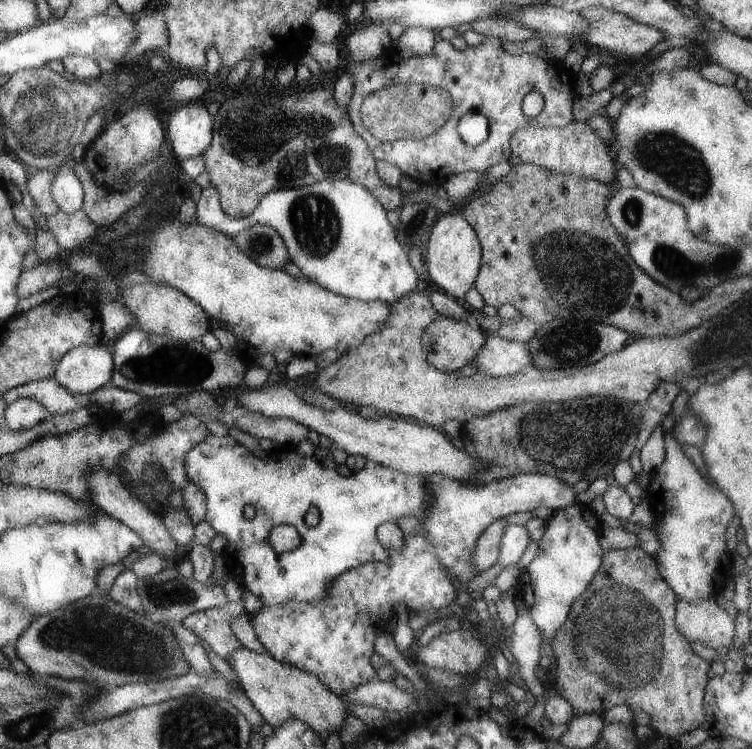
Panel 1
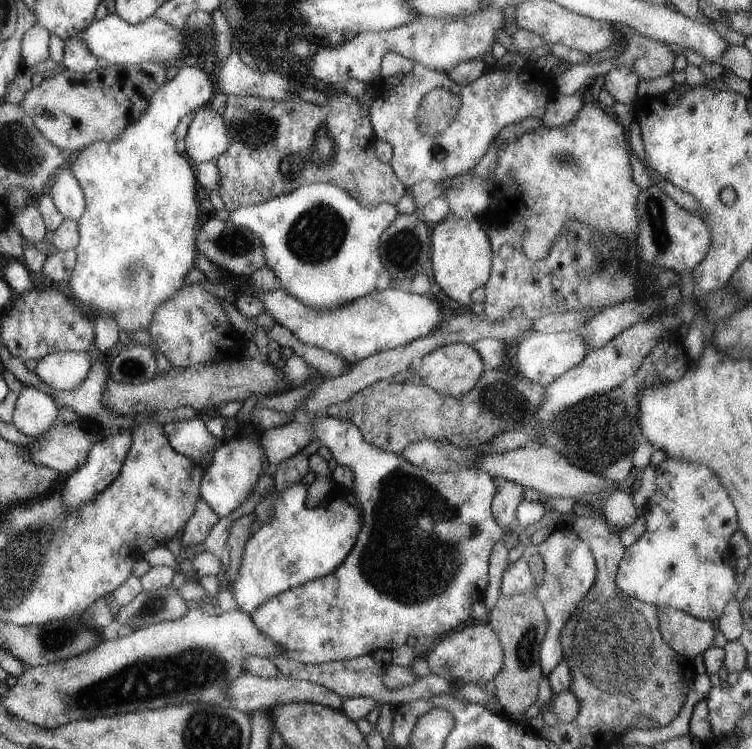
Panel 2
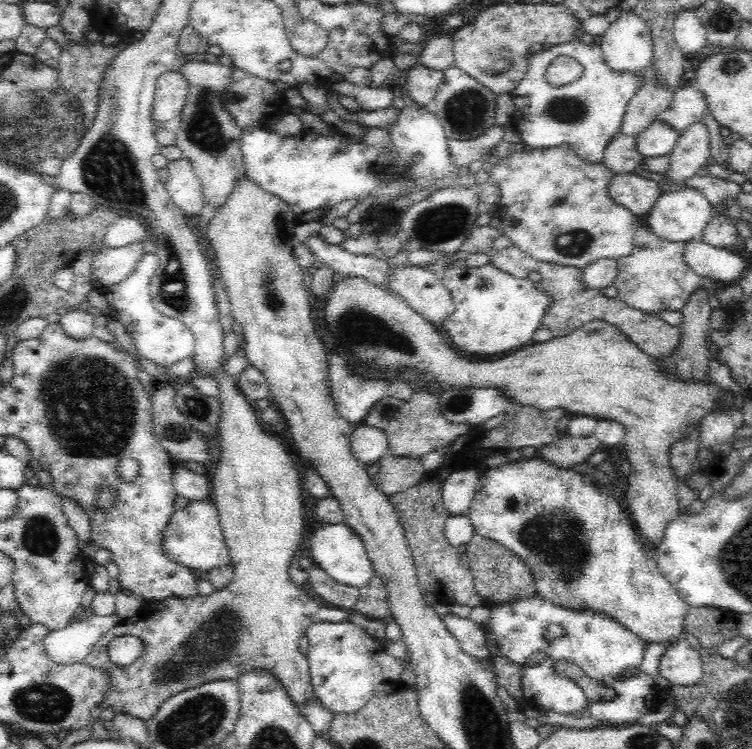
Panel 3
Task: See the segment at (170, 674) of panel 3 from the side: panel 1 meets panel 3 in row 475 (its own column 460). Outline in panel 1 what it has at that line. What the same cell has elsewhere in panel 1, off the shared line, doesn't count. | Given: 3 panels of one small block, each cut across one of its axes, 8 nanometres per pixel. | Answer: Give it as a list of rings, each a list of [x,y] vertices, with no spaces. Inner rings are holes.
[[[459,210],[442,213],[437,217],[429,232],[428,248],[426,248],[426,272],[432,282],[455,299],[461,299],[474,286],[480,268],[482,268],[482,252],[478,235]]]

